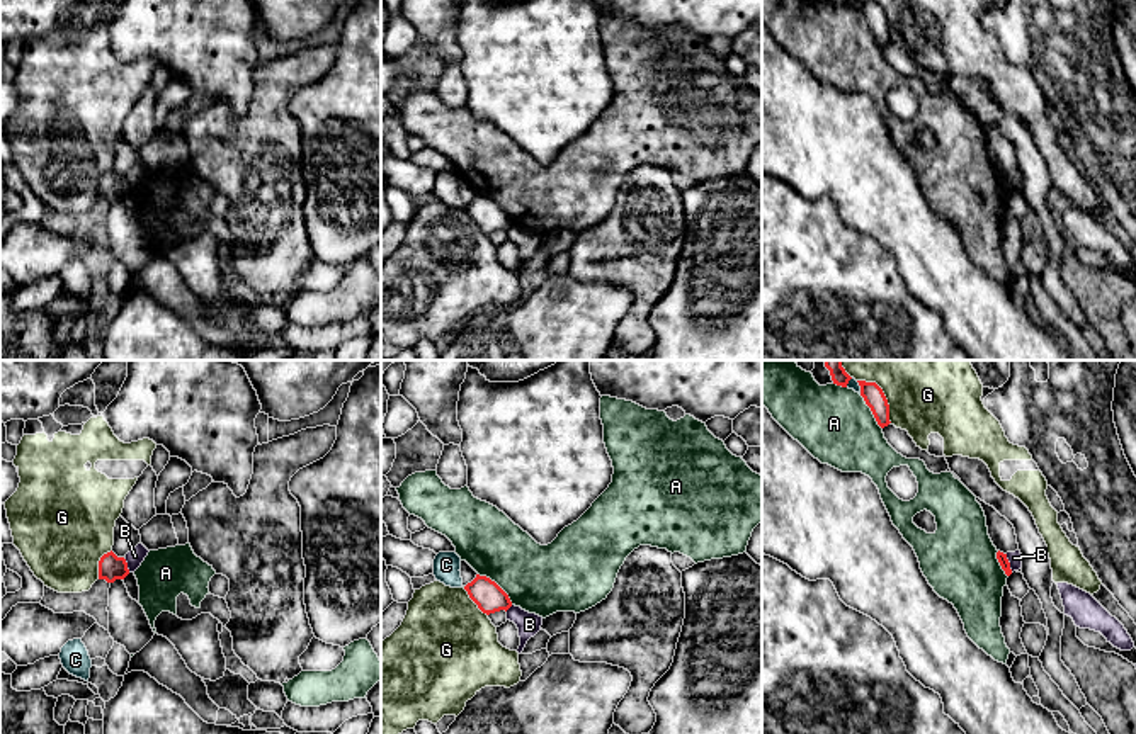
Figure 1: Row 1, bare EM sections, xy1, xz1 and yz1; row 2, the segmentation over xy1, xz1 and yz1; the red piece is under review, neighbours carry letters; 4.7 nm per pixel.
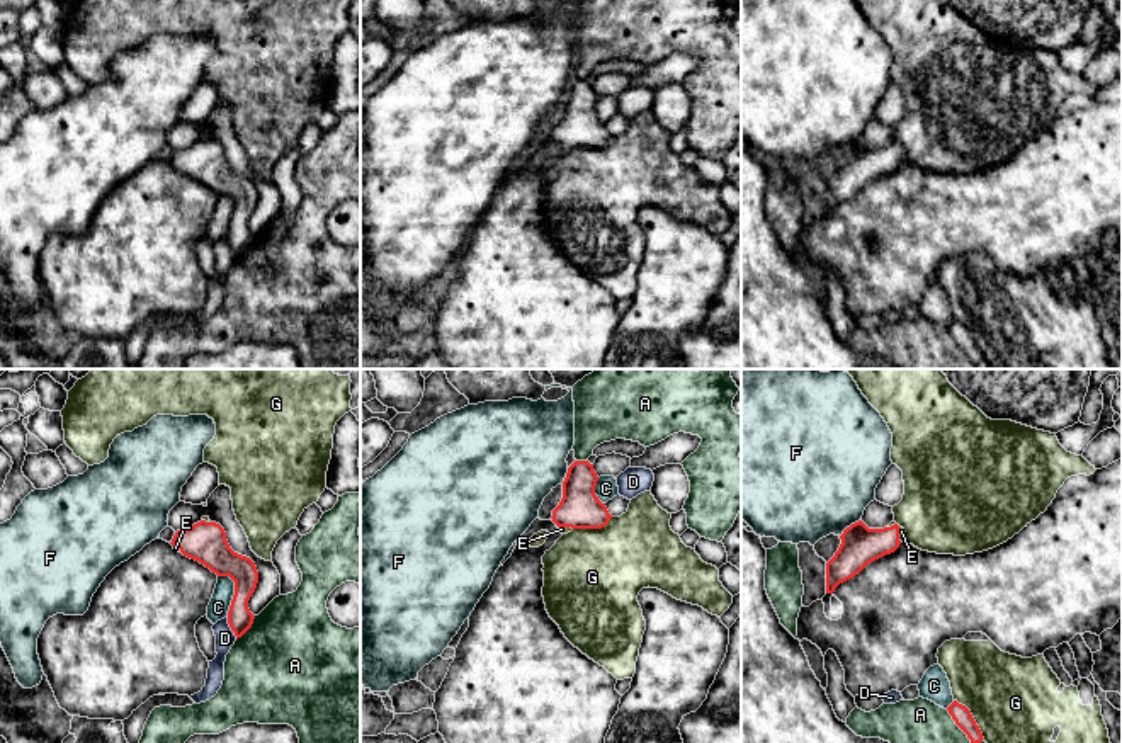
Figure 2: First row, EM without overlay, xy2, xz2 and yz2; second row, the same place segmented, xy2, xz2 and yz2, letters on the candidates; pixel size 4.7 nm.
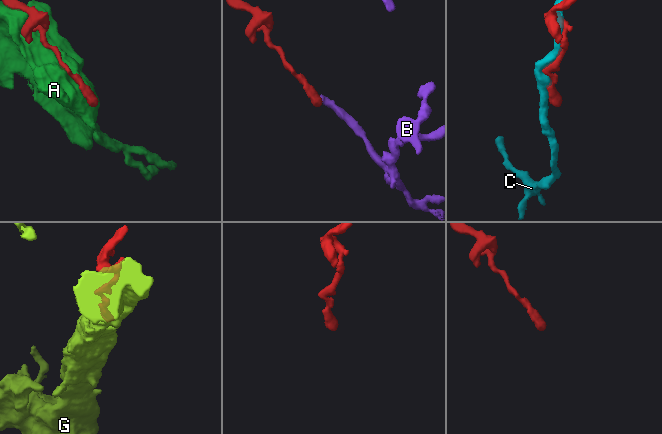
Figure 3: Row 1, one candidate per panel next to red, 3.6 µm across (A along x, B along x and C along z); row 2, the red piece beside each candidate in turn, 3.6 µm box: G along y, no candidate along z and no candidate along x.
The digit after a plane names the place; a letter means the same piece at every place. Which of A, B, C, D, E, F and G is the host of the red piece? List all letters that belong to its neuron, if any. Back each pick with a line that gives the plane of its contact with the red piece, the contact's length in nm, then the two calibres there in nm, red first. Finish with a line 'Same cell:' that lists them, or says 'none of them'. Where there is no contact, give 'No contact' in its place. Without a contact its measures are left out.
E: Touches red in xz2. Shared border 80 nm. Thickness 190 nm (red) against 30 nm
Same cell: E

